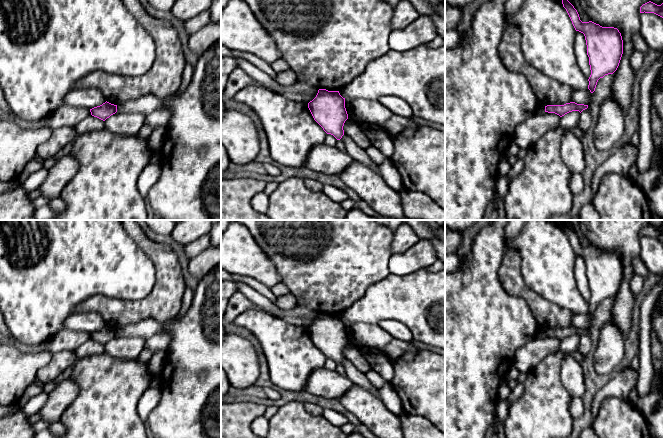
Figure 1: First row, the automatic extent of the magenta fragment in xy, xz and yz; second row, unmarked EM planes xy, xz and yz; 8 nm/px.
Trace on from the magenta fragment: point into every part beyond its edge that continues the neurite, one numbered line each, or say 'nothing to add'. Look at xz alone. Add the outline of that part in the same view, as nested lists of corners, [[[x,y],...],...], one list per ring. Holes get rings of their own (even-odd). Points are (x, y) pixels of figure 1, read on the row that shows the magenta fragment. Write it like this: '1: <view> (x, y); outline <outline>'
nothing to add

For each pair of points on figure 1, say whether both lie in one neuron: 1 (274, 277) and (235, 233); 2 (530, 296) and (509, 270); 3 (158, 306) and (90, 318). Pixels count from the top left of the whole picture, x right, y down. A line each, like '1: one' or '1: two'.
1: one
2: one
3: two

